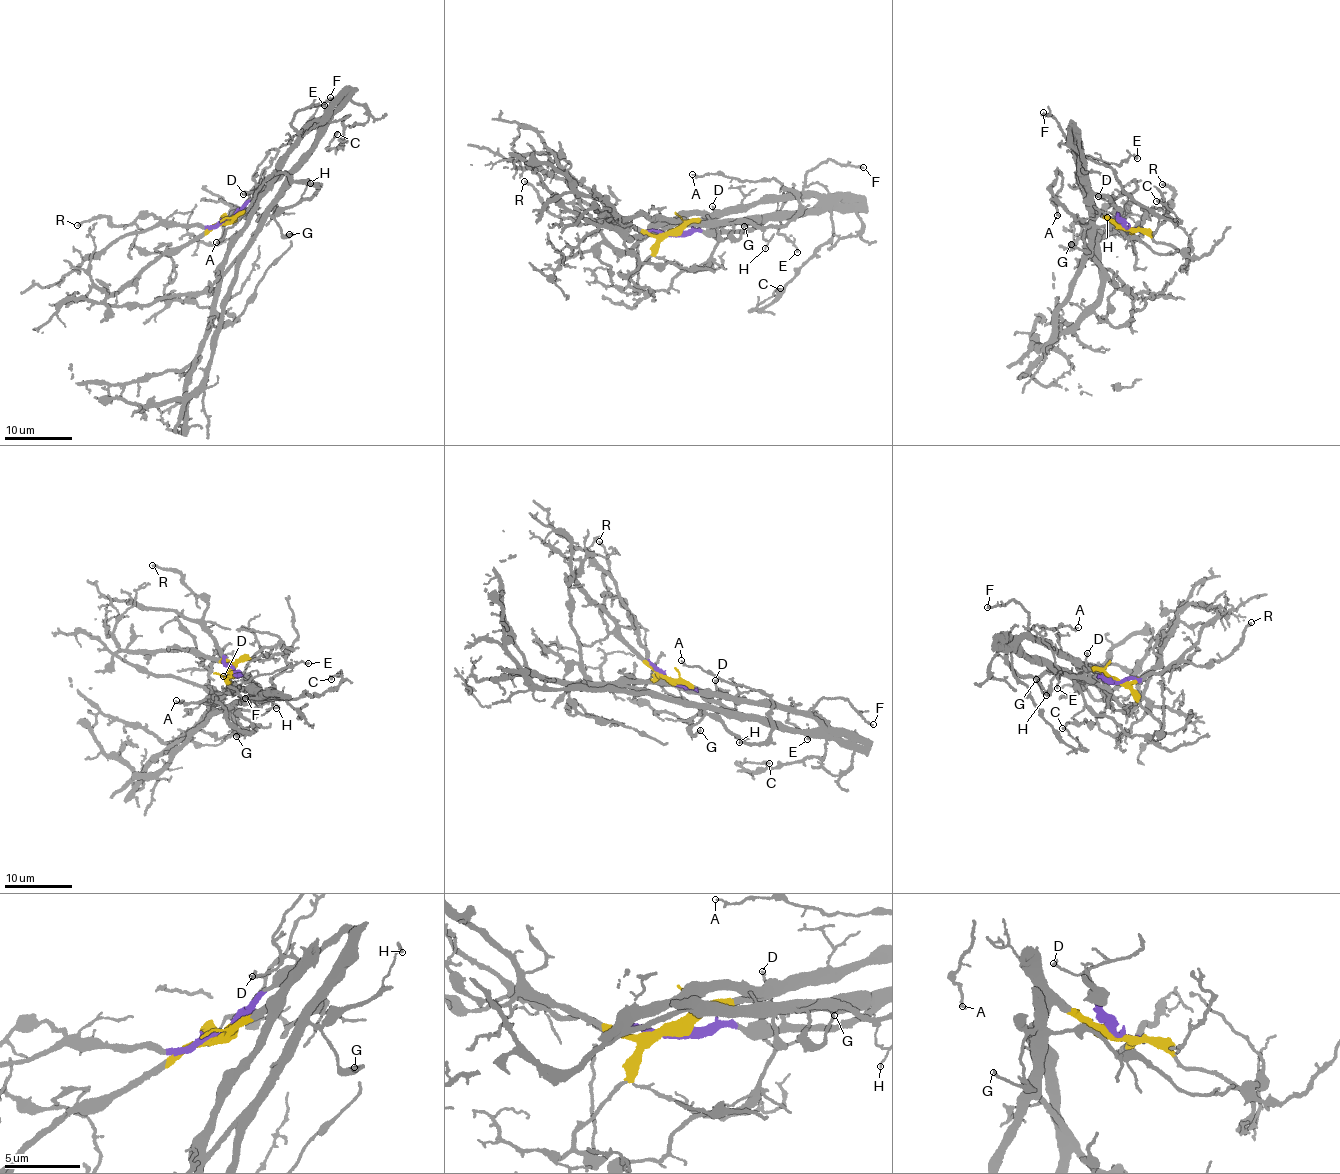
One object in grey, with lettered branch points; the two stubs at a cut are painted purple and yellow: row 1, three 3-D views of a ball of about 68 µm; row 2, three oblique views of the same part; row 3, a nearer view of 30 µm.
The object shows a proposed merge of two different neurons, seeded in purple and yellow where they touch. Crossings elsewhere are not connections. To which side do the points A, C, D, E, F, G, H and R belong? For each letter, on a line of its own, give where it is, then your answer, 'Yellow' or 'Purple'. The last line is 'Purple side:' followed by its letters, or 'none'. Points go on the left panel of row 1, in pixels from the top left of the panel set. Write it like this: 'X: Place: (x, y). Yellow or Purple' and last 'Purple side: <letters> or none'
A: Place: (216, 242). Purple
C: Place: (337, 134). Purple
D: Place: (243, 194). Purple
E: Place: (324, 105). Yellow
F: Place: (330, 97). Yellow
G: Place: (289, 234). Purple
H: Place: (310, 183). Purple
R: Place: (77, 225). Purple
Purple side: A, C, D, G, H, R

